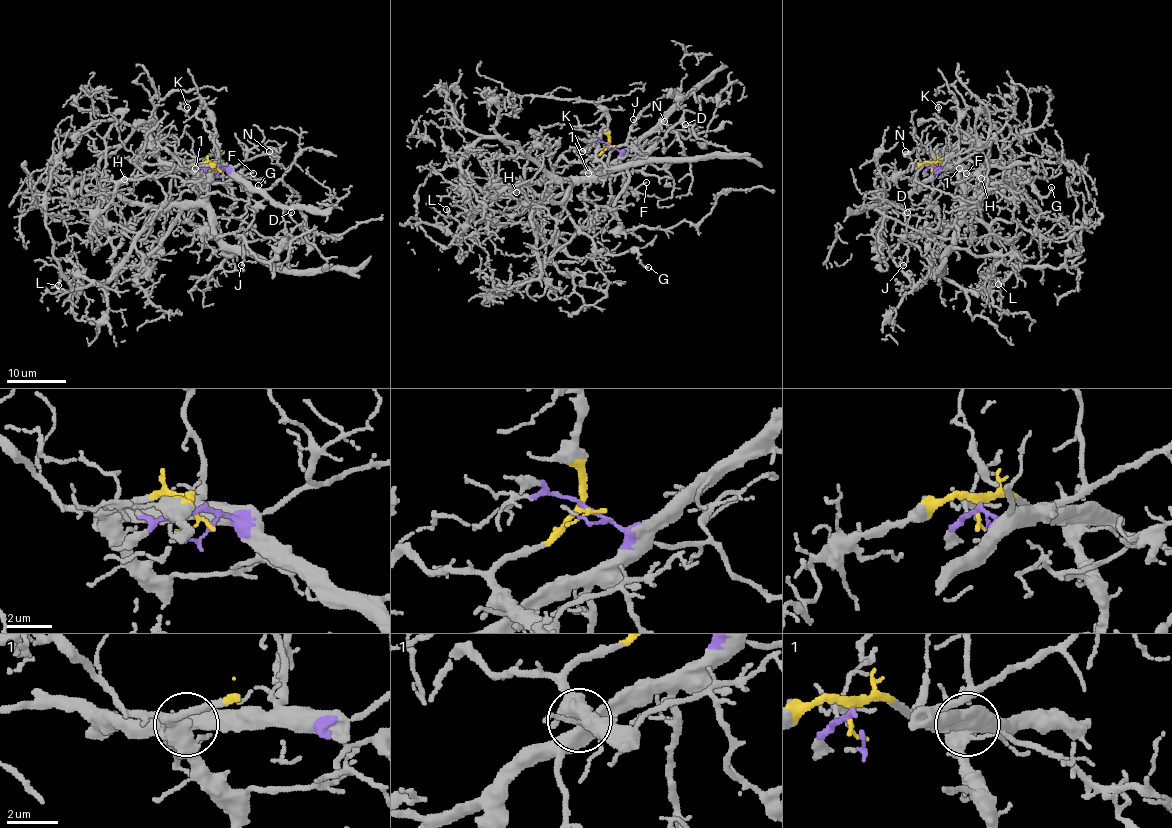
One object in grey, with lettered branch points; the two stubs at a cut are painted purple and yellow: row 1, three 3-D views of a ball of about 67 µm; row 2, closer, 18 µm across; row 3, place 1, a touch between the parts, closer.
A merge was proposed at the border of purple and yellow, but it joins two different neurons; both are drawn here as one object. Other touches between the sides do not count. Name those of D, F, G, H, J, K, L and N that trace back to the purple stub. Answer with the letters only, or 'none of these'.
D, G, K, N

